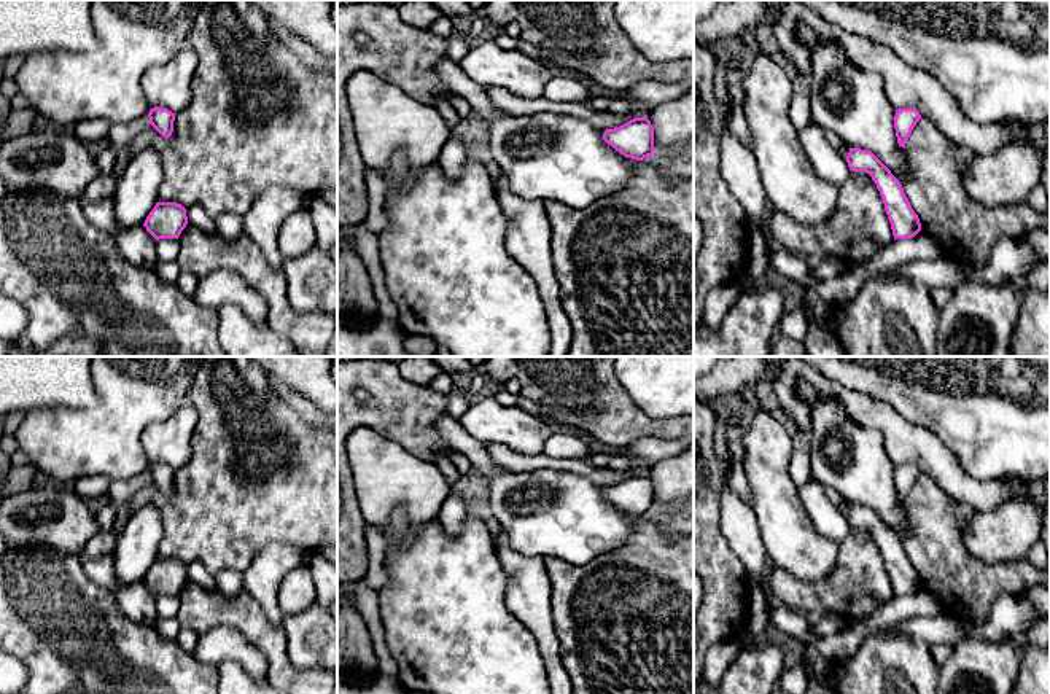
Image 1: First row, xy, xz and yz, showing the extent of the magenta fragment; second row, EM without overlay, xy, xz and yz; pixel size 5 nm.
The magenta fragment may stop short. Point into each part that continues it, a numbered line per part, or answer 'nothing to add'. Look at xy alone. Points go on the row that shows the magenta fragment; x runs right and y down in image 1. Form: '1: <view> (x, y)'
1: xy (132, 35)

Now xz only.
nothing to add

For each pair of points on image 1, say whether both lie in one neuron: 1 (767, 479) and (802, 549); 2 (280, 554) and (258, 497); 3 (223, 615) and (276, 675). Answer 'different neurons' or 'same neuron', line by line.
1: same neuron
2: different neurons
3: same neuron

